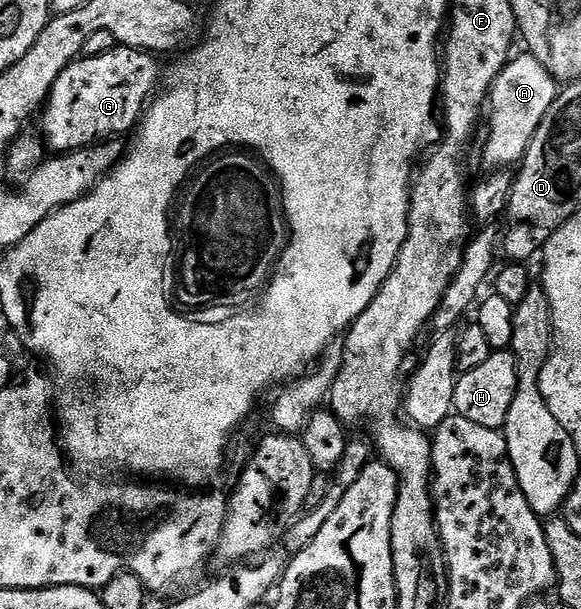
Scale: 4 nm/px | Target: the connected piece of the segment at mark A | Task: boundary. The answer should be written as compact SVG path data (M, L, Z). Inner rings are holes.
M527 52L519 54L508 61L506 68L502 68L498 80L494 80L488 93L486 103L488 135L484 138L484 162L490 166L488 168L512 168L523 159L525 152L530 148L530 140L534 140L534 132L538 132L538 124L542 124L546 112L550 112L550 104L554 104L558 93L558 83L546 67L533 54Z

